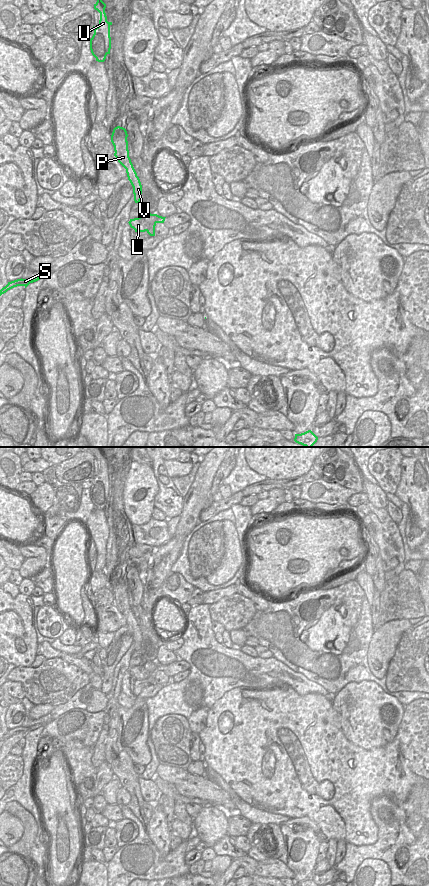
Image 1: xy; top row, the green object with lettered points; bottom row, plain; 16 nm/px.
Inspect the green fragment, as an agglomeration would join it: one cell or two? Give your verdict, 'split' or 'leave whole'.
split

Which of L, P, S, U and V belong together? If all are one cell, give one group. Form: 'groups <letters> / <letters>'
groups L S / P U V

